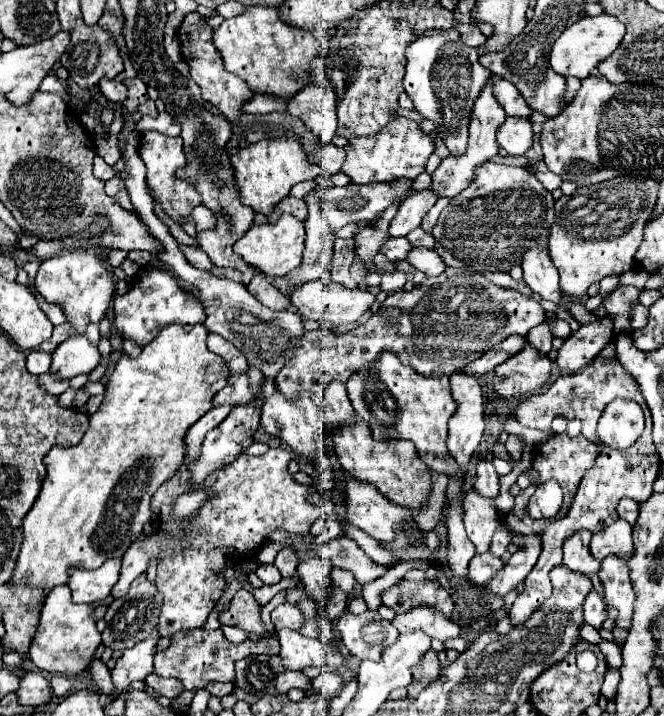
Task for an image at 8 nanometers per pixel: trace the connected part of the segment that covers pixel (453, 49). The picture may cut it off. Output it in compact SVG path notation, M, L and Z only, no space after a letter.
M455 30L425 32L425 36L413 42L405 54L407 72L403 86L413 100L415 110L435 124L453 156L463 156L467 150L467 124L471 118L473 100L477 98L481 86L491 78L491 72L479 64L477 50L465 46Z

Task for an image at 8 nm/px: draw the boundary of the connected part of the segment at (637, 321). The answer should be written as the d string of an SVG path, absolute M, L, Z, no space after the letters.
M637 302L635 304L635 308L633 308L633 312L631 312L631 328L633 330L639 330L639 328L643 328L645 324L647 324L647 308L641 304L641 302Z

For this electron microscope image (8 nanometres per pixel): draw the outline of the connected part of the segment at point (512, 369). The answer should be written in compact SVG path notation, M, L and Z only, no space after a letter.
M525 342L523 348L495 368L493 388L501 398L525 400L541 390L551 376L551 358L541 354L533 344Z

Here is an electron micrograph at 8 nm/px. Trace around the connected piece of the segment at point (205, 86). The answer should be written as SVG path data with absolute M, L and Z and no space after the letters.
M191 12L185 16L179 28L179 42L181 42L181 54L185 62L191 68L191 78L199 84L203 98L213 104L233 126L239 126L242 105L252 98L247 84L239 76L227 72L223 68L223 58L219 56L219 50L213 46L213 30L207 26L205 18L199 12Z

